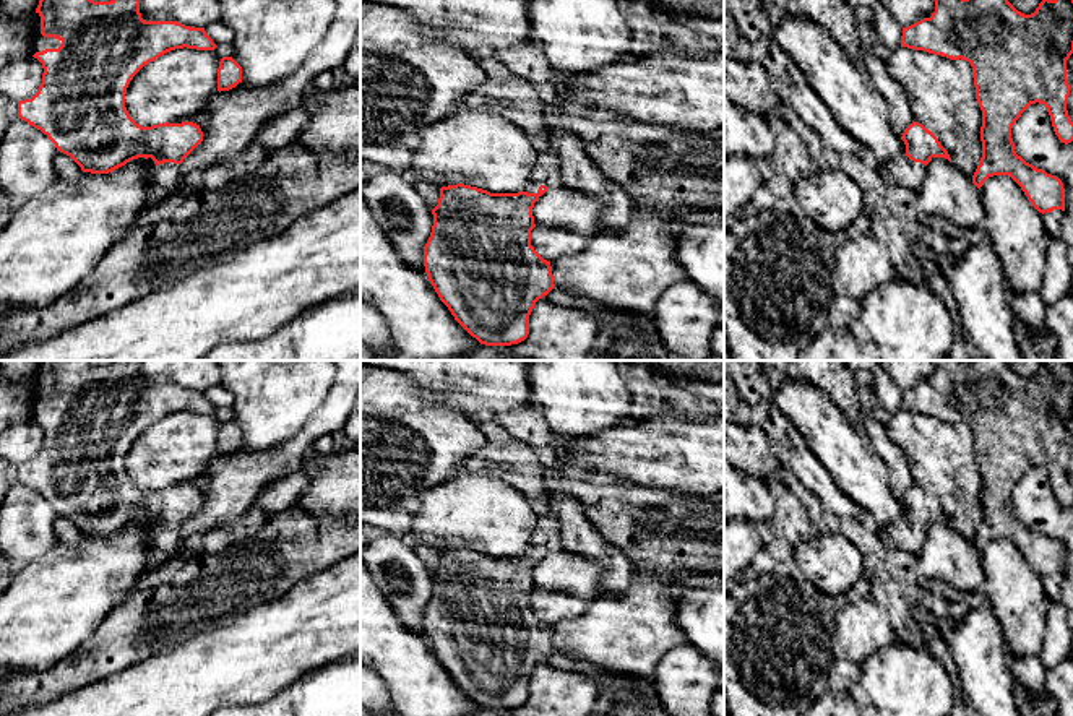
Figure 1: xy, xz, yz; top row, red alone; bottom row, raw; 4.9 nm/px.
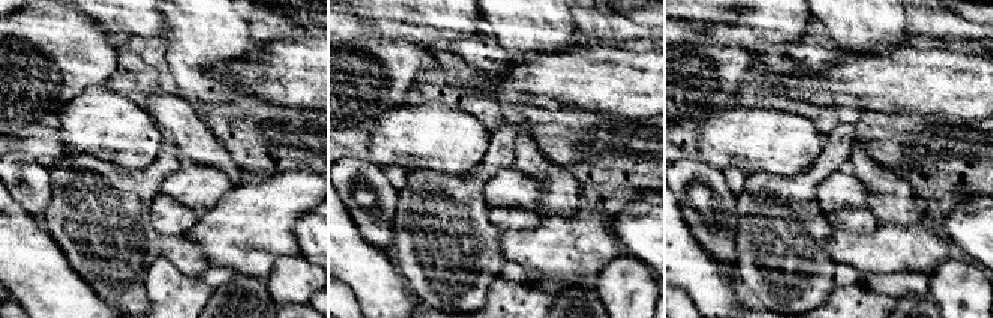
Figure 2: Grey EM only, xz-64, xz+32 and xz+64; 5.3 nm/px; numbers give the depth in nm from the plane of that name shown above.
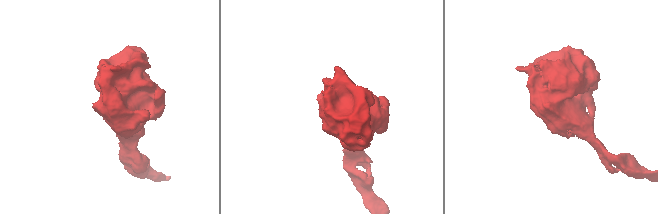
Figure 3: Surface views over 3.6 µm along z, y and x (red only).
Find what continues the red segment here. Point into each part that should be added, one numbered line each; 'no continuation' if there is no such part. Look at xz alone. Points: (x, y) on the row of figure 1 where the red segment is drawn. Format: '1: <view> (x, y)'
1: xz (547, 171)

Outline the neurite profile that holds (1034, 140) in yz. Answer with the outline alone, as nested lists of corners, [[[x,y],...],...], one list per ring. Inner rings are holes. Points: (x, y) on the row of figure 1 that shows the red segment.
[[[1031,104],[1011,128],[1015,151],[1026,162],[1058,177],[1065,188],[1065,211],[1060,219],[1062,240],[1073,268],[1073,141],[1065,144],[1054,132],[1044,104]]]

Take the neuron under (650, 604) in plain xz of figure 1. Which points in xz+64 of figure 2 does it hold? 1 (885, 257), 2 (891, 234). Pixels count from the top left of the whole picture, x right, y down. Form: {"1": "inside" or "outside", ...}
{"1": "inside", "2": "inside"}

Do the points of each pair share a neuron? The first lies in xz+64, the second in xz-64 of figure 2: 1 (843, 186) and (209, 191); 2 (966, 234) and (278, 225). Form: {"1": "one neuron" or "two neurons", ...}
{"1": "one neuron", "2": "two neurons"}

